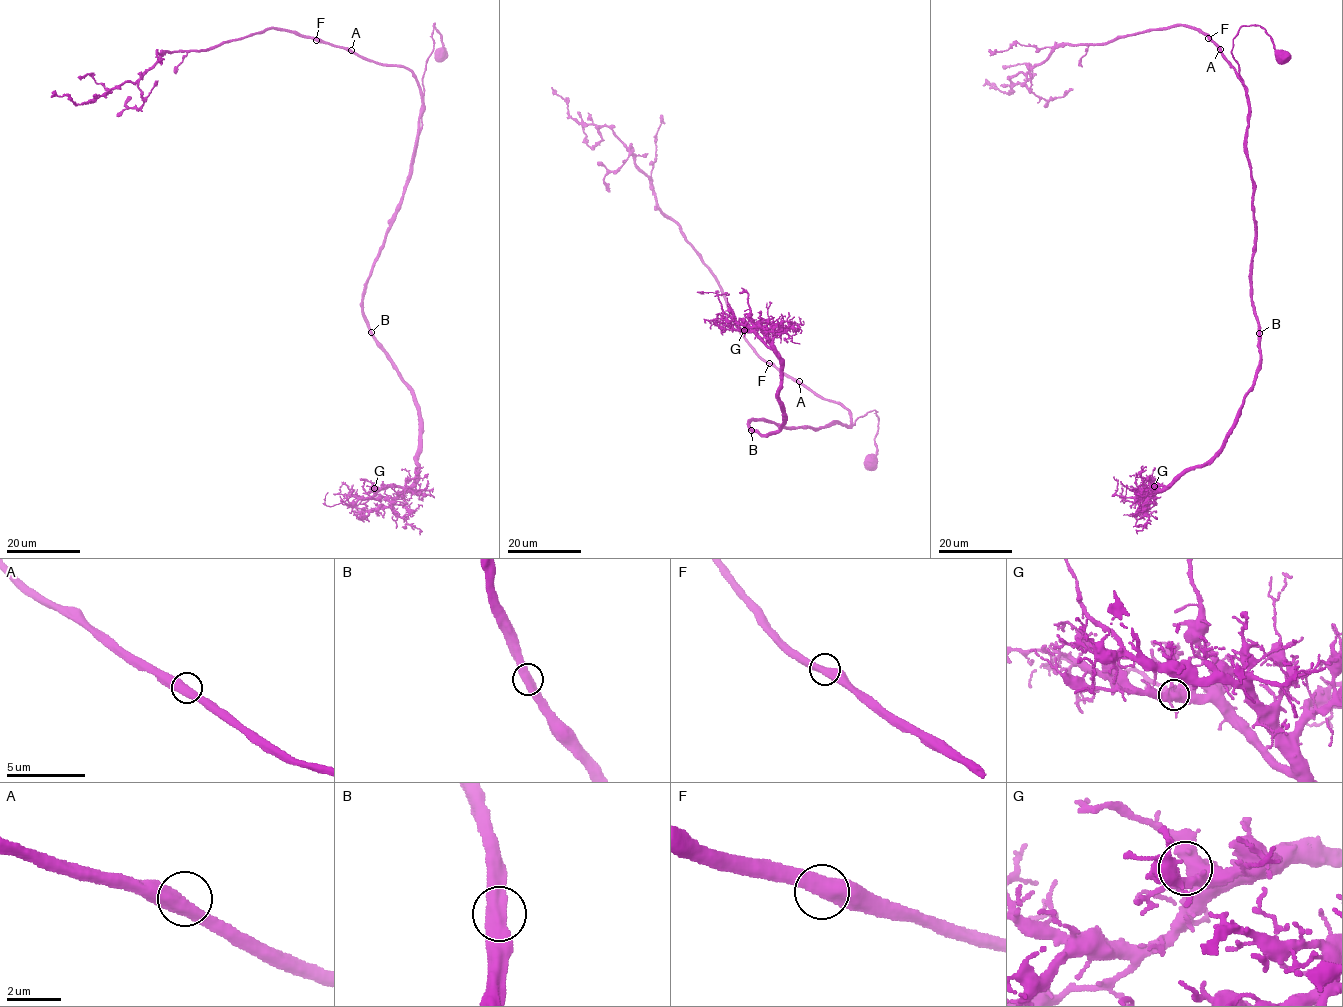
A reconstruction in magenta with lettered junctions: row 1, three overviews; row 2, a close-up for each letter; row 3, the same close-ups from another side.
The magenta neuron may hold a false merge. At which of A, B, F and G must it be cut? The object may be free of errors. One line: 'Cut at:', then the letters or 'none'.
Cut at: none

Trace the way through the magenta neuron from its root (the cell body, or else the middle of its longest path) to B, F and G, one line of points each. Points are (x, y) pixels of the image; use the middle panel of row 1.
B: (871, 460), (878, 450), (874, 410), (849, 426), (787, 427), (758, 420), (748, 422), (750, 430)
F: (871, 460), (878, 450), (874, 442), (877, 411), (870, 410), (854, 424), (845, 408), (817, 396), (769, 363)
G: (871, 460), (874, 410), (849, 426), (762, 420), (749, 428), (767, 435), (783, 423), (781, 367), (744, 330)

